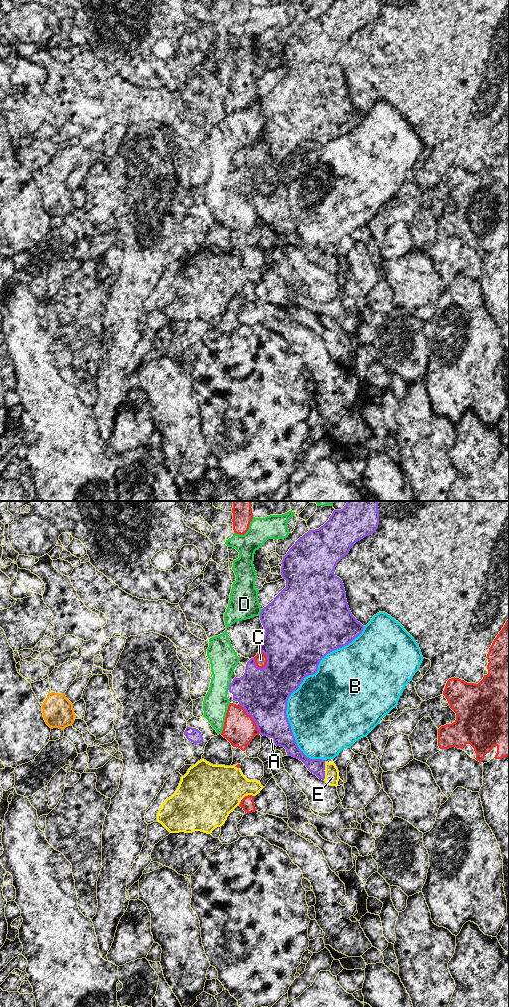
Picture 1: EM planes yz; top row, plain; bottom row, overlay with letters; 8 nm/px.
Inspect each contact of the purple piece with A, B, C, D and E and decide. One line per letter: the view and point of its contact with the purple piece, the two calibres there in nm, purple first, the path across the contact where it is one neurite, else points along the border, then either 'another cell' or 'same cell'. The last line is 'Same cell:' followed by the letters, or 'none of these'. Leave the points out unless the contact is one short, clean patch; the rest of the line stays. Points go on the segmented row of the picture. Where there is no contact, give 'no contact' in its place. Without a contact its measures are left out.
A: contact yz (271, 737); calibres 300 and 20 nm; another cell
B: contact yz (300, 683); calibres 420 and 480 nm; another cell
C: contact yz (267, 659); calibres 480 and 100 nm; another cell
D: contact yz (229, 686); calibres 360 and 220 nm; another cell
E: contact yz (324, 771); calibres 130 and 110 nm; another cell
Same cell: none of these

